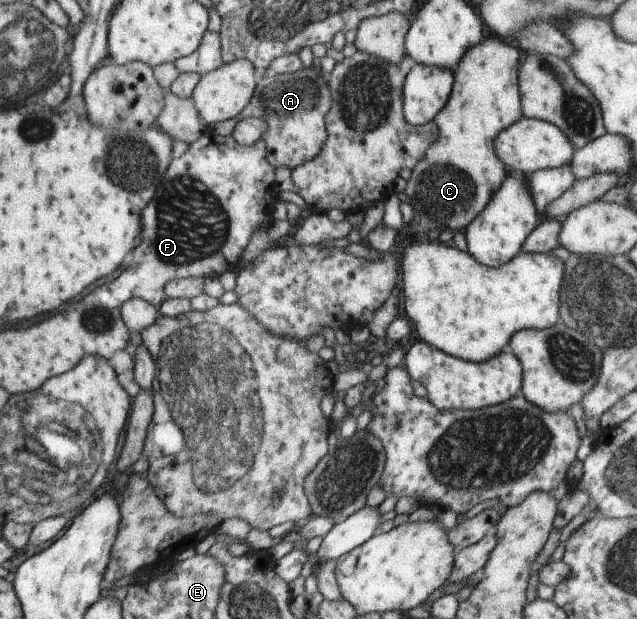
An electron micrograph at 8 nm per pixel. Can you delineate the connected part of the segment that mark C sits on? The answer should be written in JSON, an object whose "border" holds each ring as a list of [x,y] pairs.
{"border":[[[488,34],[486,40],[466,53],[465,58],[455,69],[454,77],[453,95],[435,119],[440,136],[434,144],[431,144],[426,159],[412,169],[411,177],[407,180],[404,193],[409,197],[408,203],[415,210],[411,227],[407,229],[410,232],[425,233],[433,229],[441,232],[449,229],[453,229],[454,233],[463,232],[485,211],[486,205],[509,175],[509,168],[498,156],[494,144],[504,129],[521,120],[519,51],[502,38]]]}

